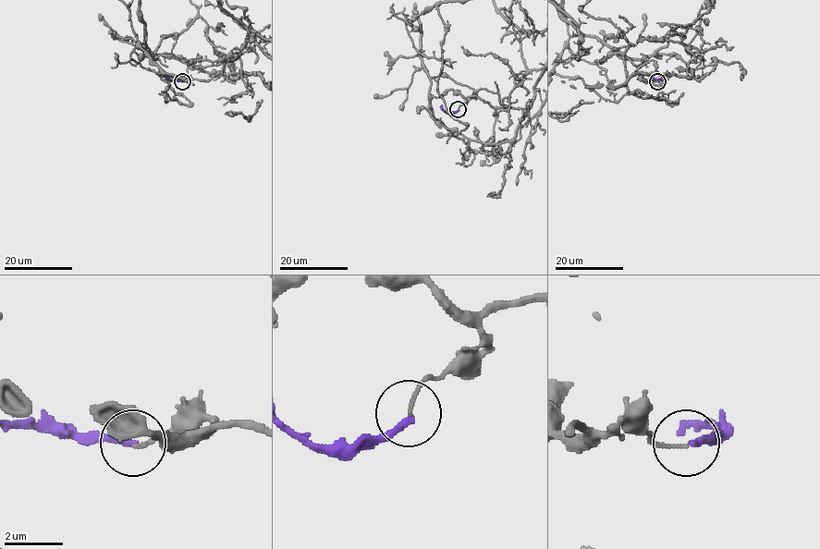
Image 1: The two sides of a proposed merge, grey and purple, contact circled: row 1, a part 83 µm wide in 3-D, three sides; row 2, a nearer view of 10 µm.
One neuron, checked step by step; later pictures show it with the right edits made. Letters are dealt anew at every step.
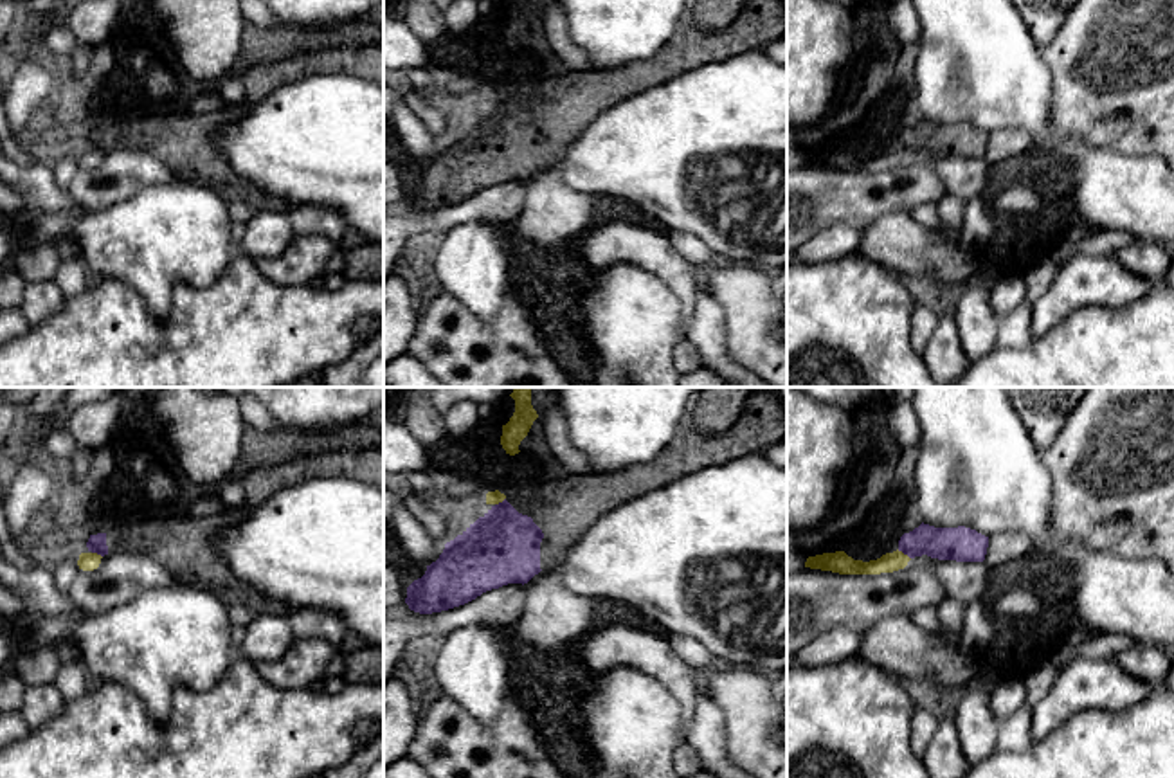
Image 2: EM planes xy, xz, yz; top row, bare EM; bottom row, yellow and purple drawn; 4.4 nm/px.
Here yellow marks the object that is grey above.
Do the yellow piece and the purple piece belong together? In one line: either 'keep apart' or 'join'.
keep apart

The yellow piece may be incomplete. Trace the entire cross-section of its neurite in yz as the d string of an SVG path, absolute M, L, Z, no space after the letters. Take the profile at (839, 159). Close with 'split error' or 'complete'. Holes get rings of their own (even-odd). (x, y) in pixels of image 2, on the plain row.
M844 148L808 153L805 164L832 167L839 171L880 171L904 166L911 155L902 148L886 149L877 157L853 157Z; complete

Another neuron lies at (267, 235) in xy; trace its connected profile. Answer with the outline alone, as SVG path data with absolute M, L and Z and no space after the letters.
M254 211L252 218L238 231L236 250L254 261L275 258L294 238L288 213Z

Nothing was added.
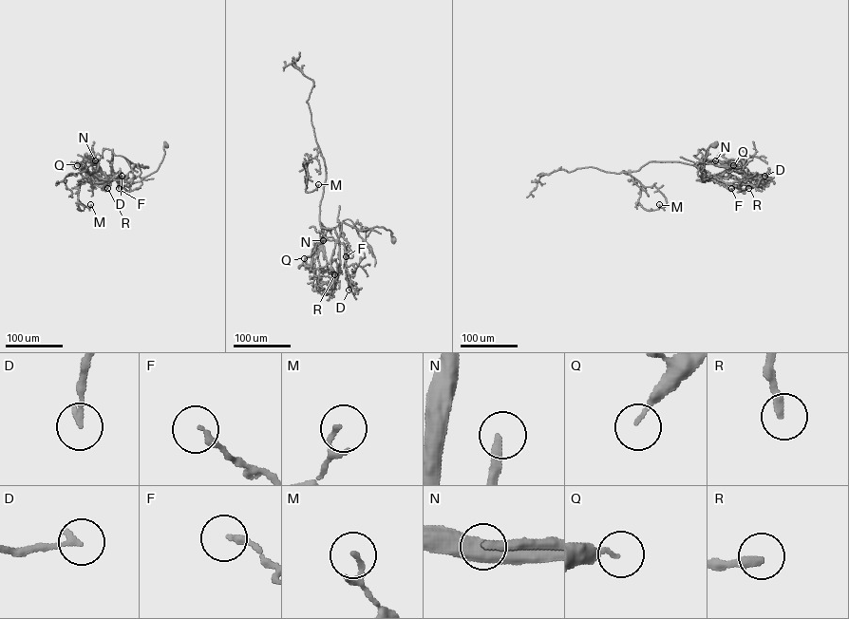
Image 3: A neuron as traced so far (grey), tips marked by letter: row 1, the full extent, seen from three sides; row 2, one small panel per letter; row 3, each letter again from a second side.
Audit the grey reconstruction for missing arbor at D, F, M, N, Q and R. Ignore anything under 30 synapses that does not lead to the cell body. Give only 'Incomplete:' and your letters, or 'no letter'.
Incomplete: no letter

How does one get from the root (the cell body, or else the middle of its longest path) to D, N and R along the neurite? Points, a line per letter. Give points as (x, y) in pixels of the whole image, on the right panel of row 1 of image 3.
D: (714, 144), (708, 147), (701, 171), (705, 181), (696, 180), (732, 182), (764, 176)
N: (714, 144), (708, 147), (701, 171), (705, 181), (696, 180), (722, 177), (746, 179), (740, 169), (715, 160)
R: (714, 144), (708, 147), (701, 171), (705, 181), (696, 180), (713, 179), (743, 190), (748, 188)

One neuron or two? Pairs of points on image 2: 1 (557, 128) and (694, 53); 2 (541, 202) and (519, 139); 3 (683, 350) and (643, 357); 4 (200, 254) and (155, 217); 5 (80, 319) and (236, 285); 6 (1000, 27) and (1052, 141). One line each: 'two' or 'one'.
1: one
2: two
3: two
4: one
5: one
6: one

